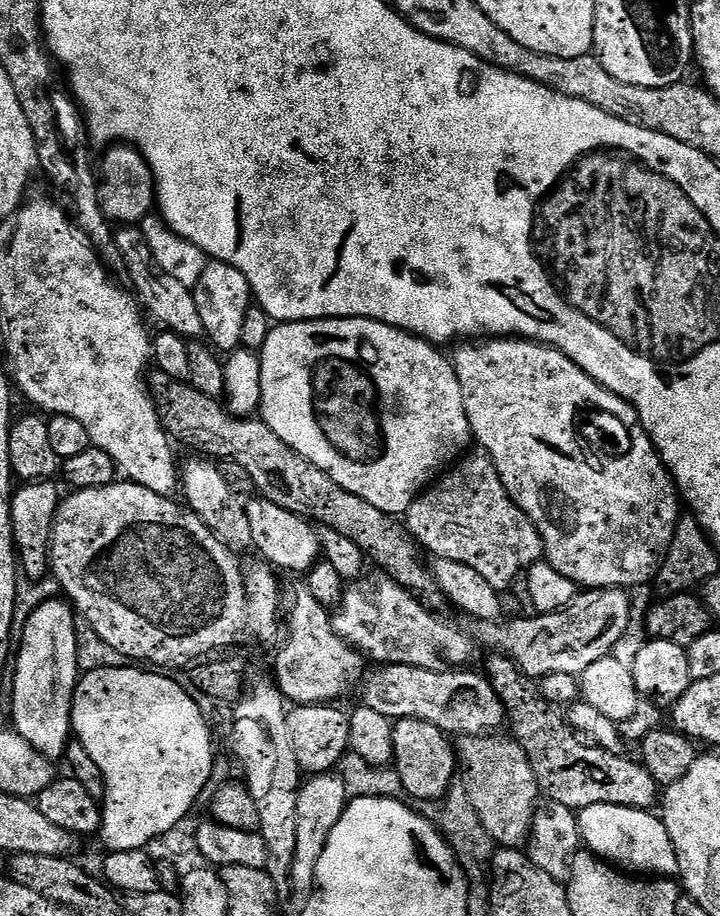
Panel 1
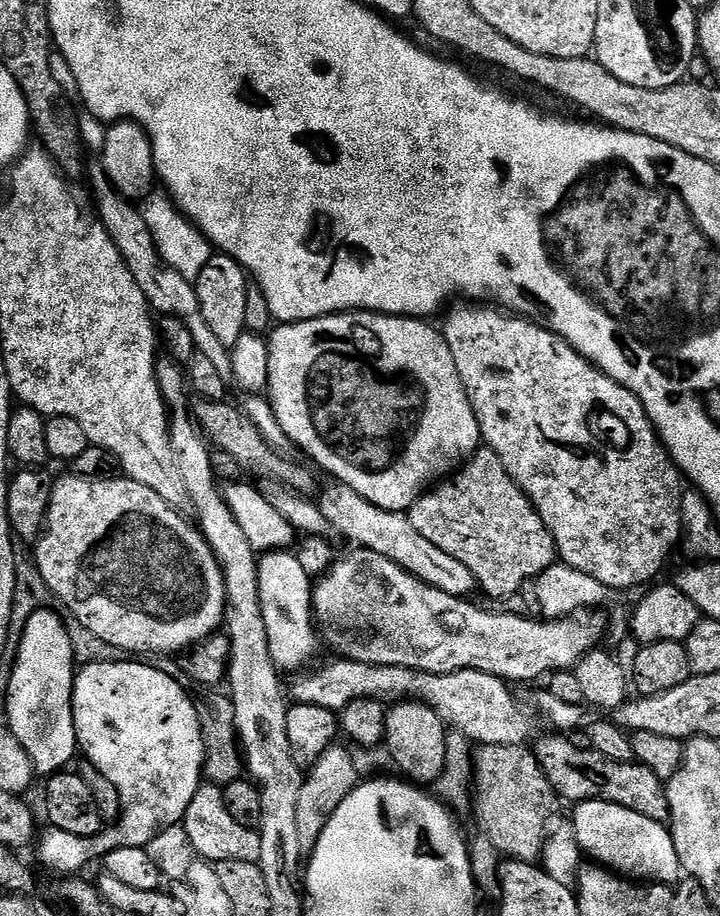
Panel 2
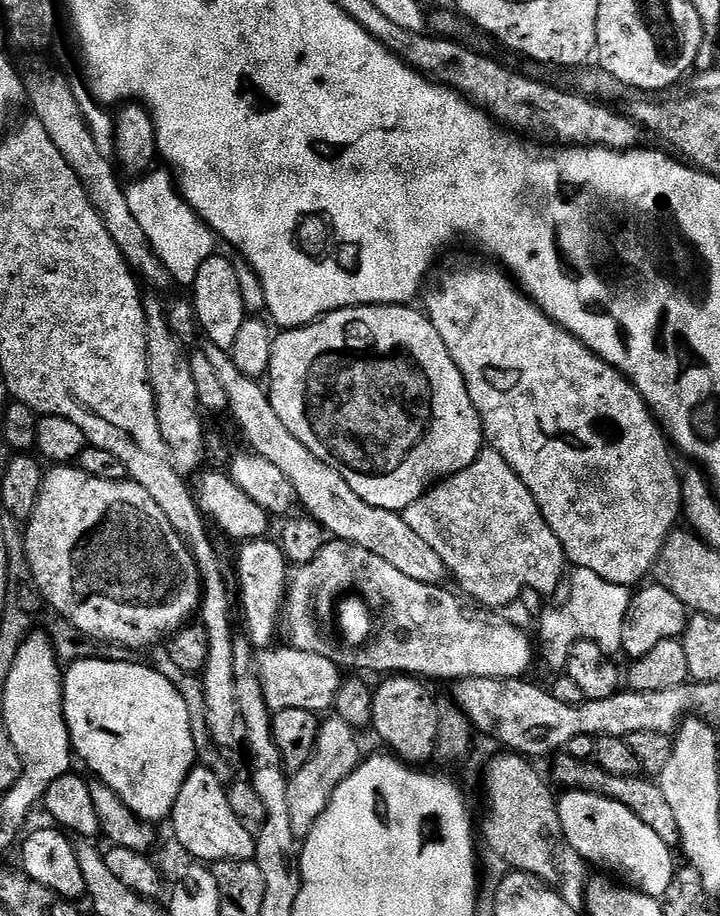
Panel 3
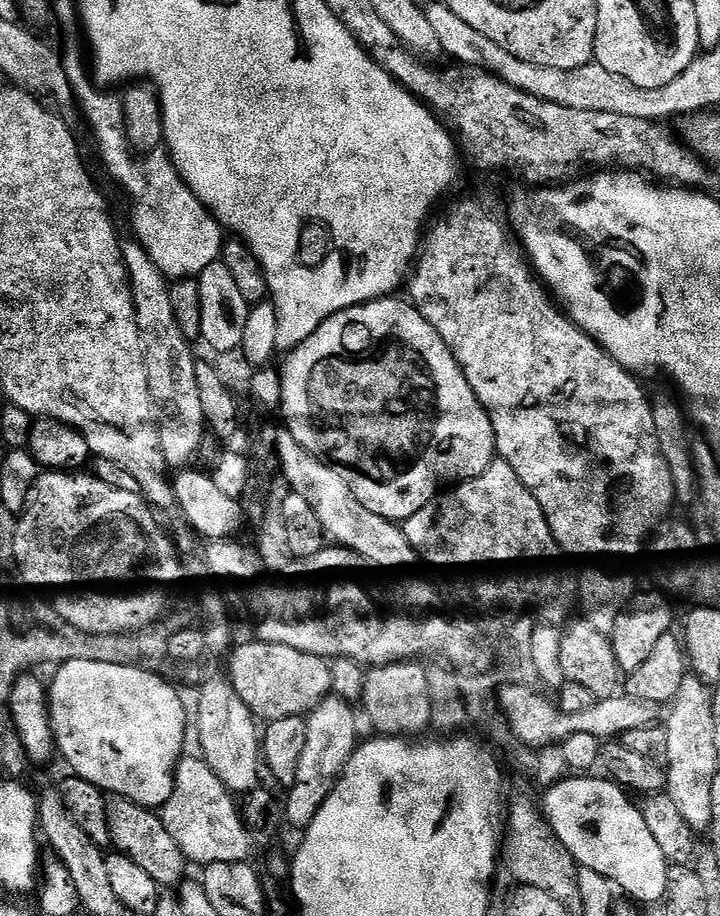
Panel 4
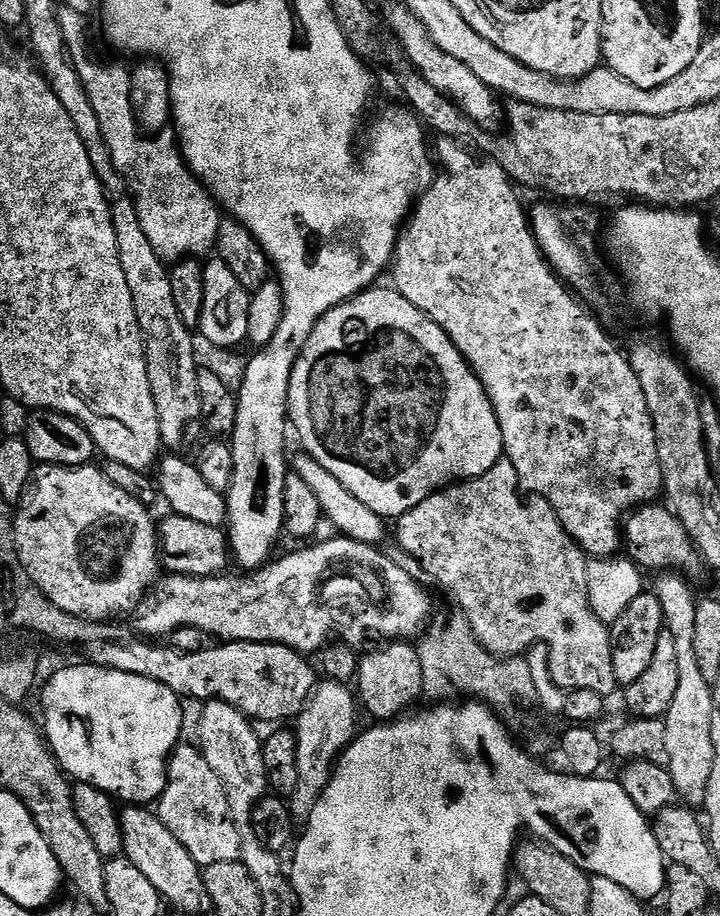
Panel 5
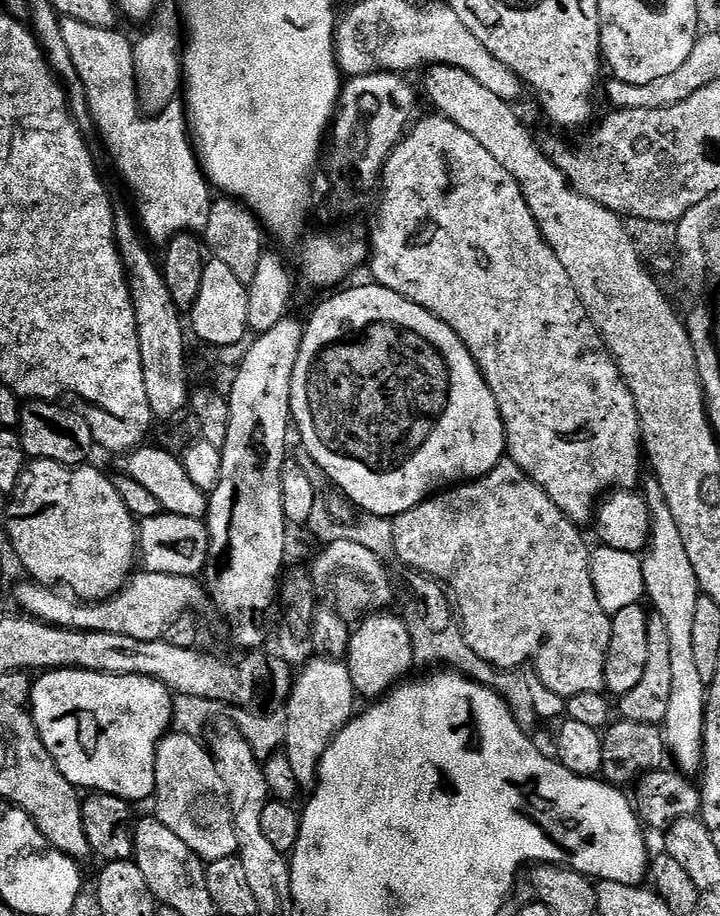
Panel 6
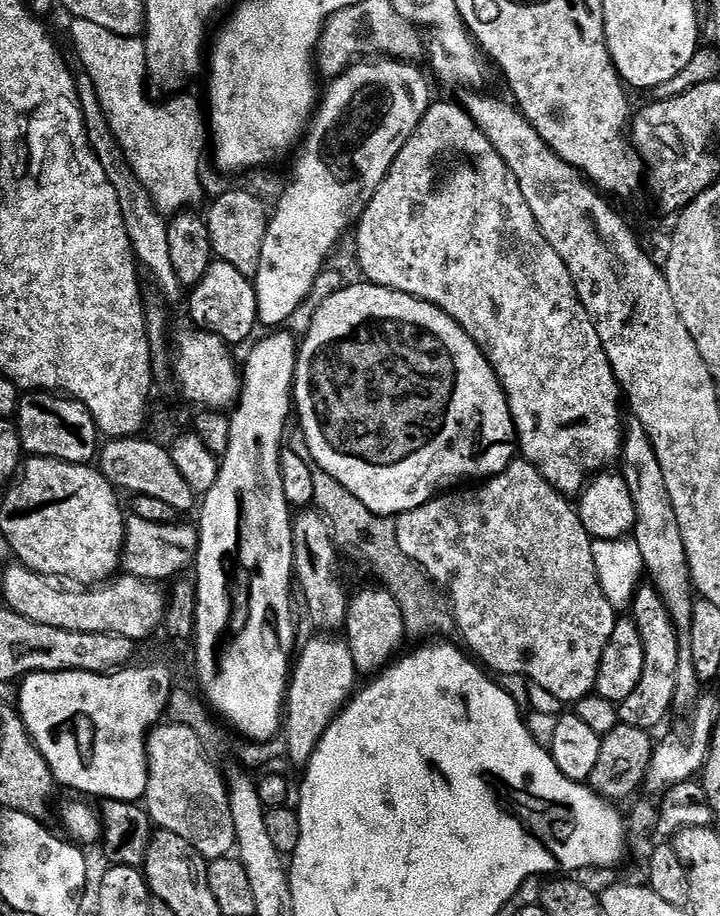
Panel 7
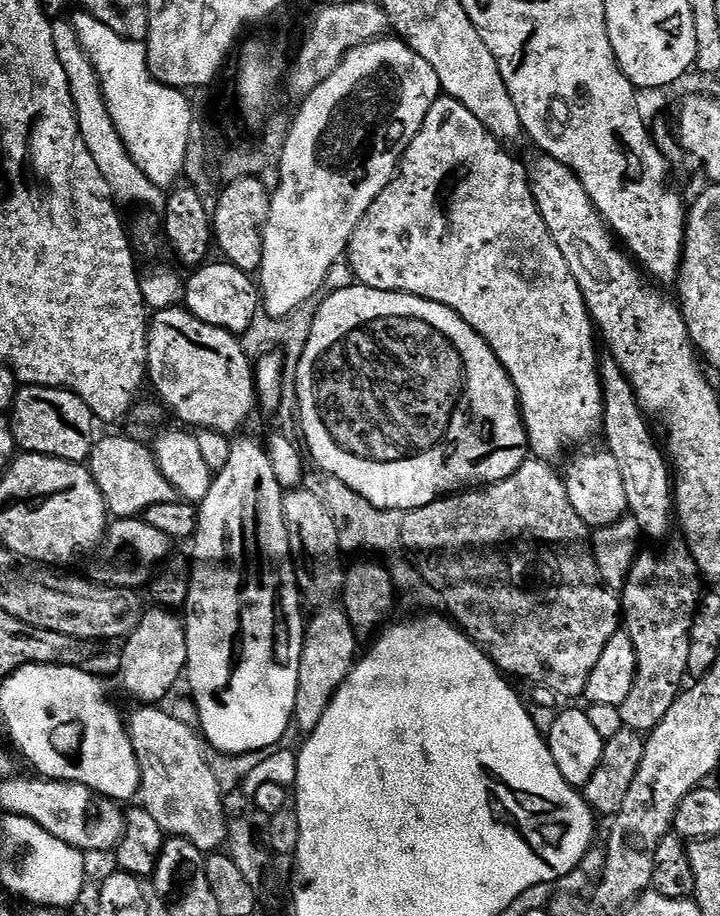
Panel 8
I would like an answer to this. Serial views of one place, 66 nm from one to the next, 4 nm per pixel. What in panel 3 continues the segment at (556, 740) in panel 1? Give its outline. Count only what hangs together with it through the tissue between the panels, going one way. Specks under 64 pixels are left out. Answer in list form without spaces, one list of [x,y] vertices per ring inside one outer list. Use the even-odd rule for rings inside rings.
[[[560,754],[555,757],[556,765],[552,768],[551,779],[561,784],[561,789],[570,792],[593,792],[596,796],[605,796],[611,800],[617,800],[631,810],[662,842],[669,846],[676,846],[680,843],[680,834],[678,832],[678,821],[674,818],[674,810],[670,806],[666,794],[662,794],[659,783],[655,779],[645,778],[643,775],[635,776],[615,776],[609,772],[604,772],[594,762],[586,760],[575,760],[570,755]]]

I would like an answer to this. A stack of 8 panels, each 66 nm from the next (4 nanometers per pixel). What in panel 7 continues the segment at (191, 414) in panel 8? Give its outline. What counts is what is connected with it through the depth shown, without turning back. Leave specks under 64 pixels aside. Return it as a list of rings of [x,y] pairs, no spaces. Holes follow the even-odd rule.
[[[187,326],[174,336],[174,380],[180,383],[180,392],[200,410],[228,410],[240,399],[242,372],[238,360],[232,357],[233,349],[222,338],[203,332],[195,326]]]

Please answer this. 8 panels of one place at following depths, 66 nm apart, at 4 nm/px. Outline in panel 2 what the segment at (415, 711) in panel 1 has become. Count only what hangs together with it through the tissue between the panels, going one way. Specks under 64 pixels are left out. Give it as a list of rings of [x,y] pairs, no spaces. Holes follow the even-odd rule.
[[[343,658],[329,668],[310,676],[300,674],[290,686],[290,696],[296,704],[313,704],[318,708],[328,708],[337,714],[355,700],[376,700],[391,706],[401,702],[419,702],[436,712],[449,729],[461,732],[469,742],[479,746],[527,745],[533,739],[532,716],[524,709],[524,704],[511,692],[509,681],[499,680],[485,672],[455,672],[454,674],[430,674],[400,666],[374,666],[355,664]]]

